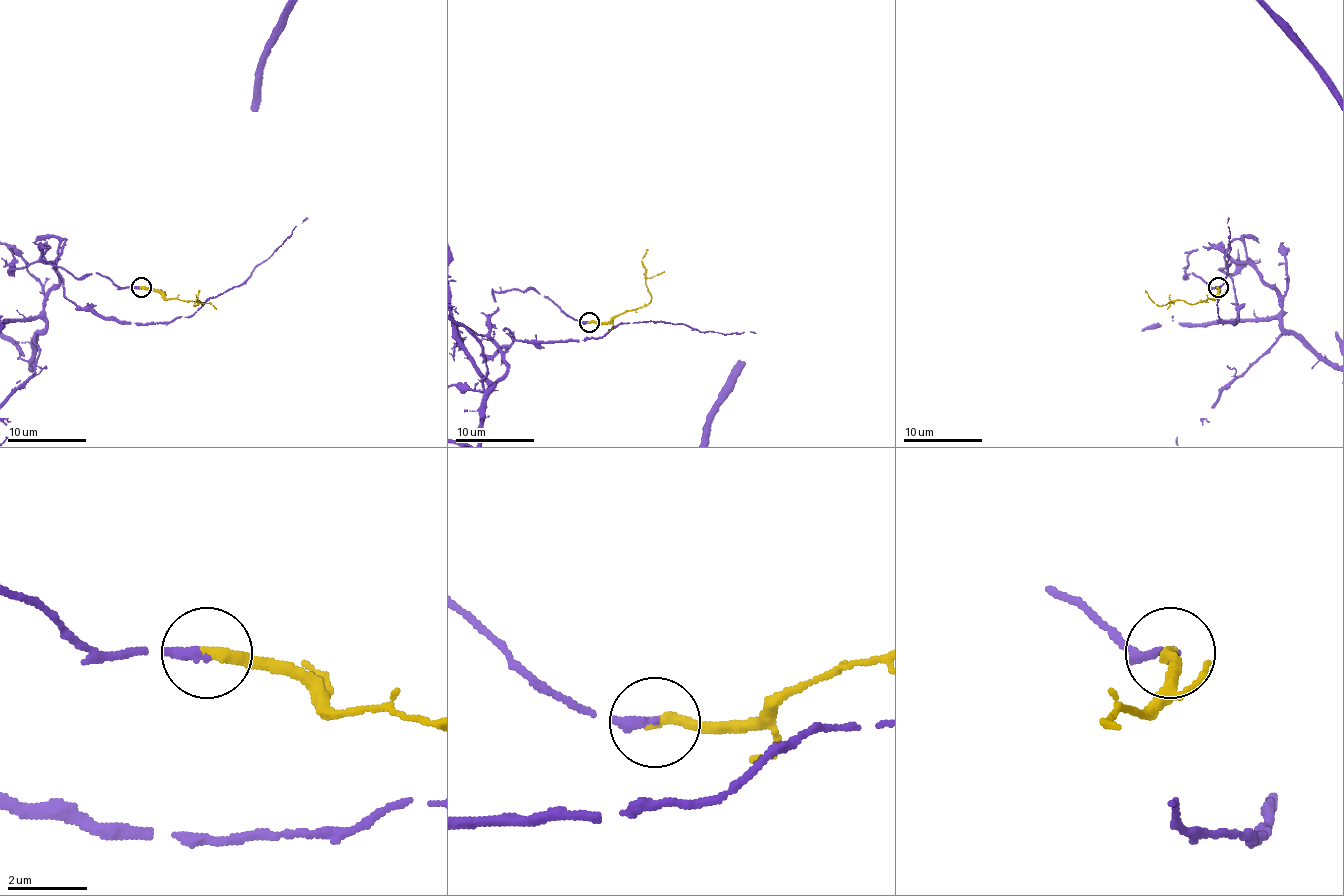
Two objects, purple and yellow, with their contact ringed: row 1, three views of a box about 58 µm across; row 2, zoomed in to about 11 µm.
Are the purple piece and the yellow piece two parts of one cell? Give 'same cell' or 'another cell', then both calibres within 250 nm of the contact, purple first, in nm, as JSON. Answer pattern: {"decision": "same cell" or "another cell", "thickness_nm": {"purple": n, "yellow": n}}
{"decision": "same cell", "thickness_nm": {"purple": 240, "yellow": 320}}

